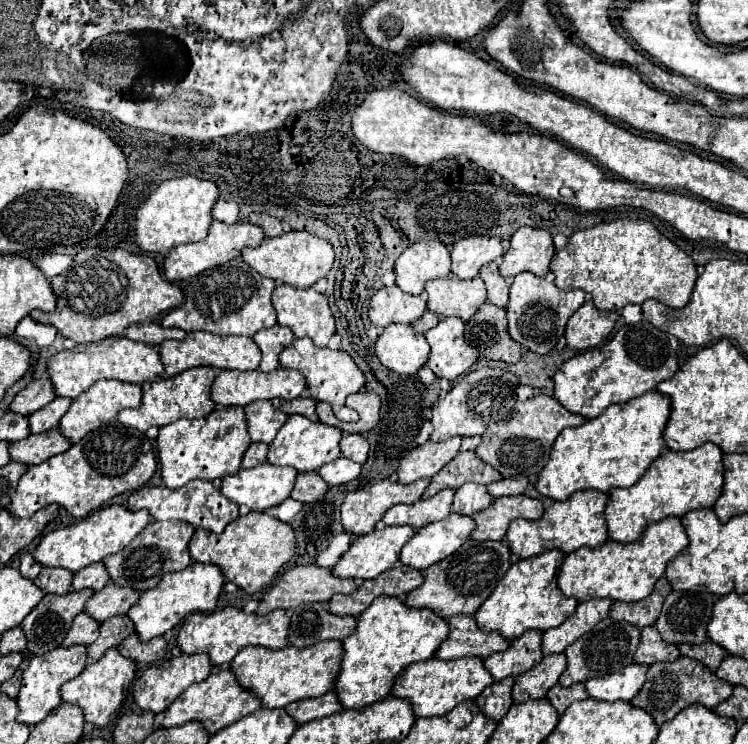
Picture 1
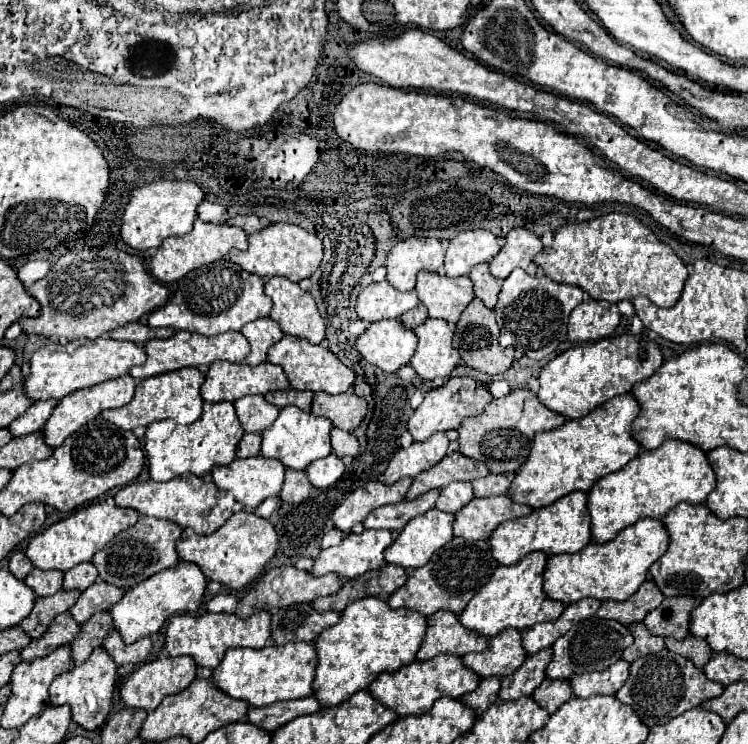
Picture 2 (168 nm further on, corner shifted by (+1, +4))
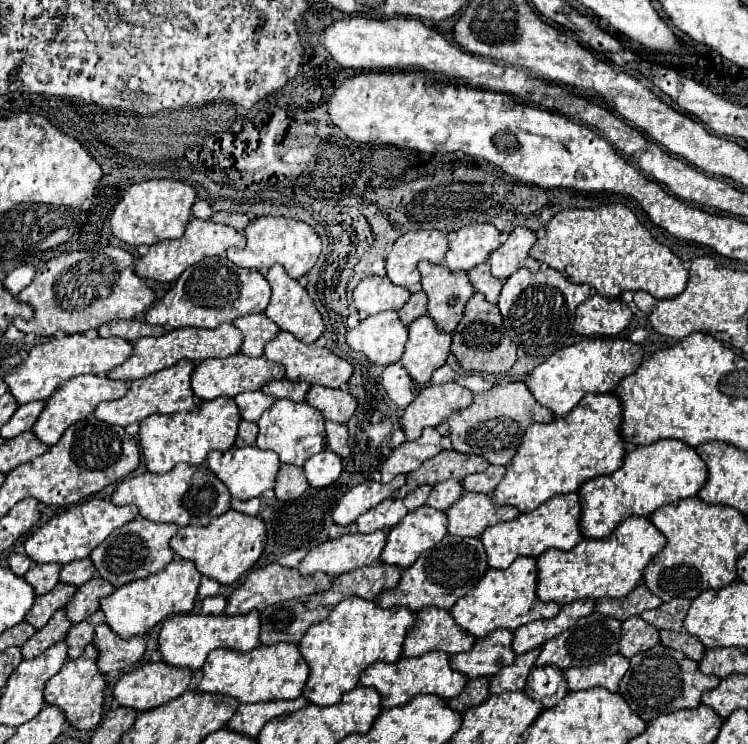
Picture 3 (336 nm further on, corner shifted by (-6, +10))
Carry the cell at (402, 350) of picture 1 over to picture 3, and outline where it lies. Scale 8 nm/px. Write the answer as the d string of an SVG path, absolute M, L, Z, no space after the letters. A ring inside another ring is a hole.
M381 312L367 316L361 324L347 332L347 346L363 352L373 364L387 366L401 358L405 348L407 328L401 324L397 312Z

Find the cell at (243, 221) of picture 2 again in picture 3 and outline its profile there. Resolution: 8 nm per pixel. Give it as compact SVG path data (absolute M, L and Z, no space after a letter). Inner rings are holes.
M215 212L209 220L211 220L211 222L225 224L225 226L231 226L231 228L235 228L237 232L241 232L241 230L249 224L249 218L247 218L245 214L233 214L233 212Z

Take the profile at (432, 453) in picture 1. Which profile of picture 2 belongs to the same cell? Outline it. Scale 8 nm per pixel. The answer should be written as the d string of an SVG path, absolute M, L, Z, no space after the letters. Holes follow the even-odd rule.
M436 432L426 442L414 442L408 448L400 448L384 472L384 482L394 484L404 476L416 478L420 472L436 466L446 456L448 444L450 440L446 438L446 434Z

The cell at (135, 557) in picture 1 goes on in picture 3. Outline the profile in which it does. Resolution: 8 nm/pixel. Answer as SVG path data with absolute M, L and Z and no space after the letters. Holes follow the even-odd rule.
M131 520L125 526L113 530L105 542L101 542L89 558L93 560L95 570L101 578L111 582L113 586L123 586L127 582L147 578L159 570L163 570L173 560L173 550L169 550L169 540L177 532L173 524L157 524L141 520Z

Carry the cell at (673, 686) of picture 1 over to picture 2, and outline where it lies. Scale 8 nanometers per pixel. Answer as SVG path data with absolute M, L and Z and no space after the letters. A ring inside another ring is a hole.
M662 650L656 654L648 654L644 658L638 658L630 664L630 676L626 684L618 690L616 698L622 704L632 706L648 728L654 728L658 724L666 724L668 720L672 720L674 716L690 708L698 708L704 700L716 698L722 692L724 692L724 686L708 680L706 674L700 668L696 668L690 660L674 652Z

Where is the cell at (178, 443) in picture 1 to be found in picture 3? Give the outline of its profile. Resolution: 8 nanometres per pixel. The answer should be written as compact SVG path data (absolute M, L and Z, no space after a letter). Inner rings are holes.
M215 398L199 402L195 410L177 412L171 416L147 416L139 422L139 446L145 466L153 474L165 474L175 464L185 462L199 466L211 450L229 450L237 436L237 422L241 420L233 398Z

